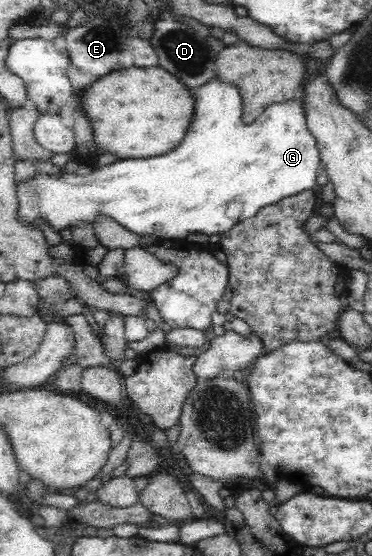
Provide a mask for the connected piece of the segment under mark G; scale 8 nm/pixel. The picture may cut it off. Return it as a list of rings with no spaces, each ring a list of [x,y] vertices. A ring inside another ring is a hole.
[[[214,77],[208,83],[203,84],[200,89],[196,89],[192,95],[194,95],[194,119],[190,121],[190,131],[182,137],[182,143],[174,151],[168,151],[168,155],[158,155],[158,157],[148,157],[148,159],[118,159],[118,161],[114,161],[114,163],[110,163],[106,167],[92,169],[86,175],[80,175],[77,171],[69,173],[66,169],[64,173],[52,176],[35,172],[32,178],[16,182],[16,195],[18,198],[17,216],[31,228],[38,228],[41,231],[42,225],[50,225],[54,232],[58,234],[67,228],[72,231],[73,228],[80,224],[94,227],[94,223],[100,217],[106,217],[116,221],[126,230],[136,234],[136,236],[152,236],[156,241],[172,240],[184,243],[187,235],[190,233],[204,233],[204,235],[209,236],[217,233],[223,234],[228,230],[232,230],[243,220],[254,217],[262,207],[278,203],[281,199],[286,199],[292,195],[298,195],[299,192],[312,190],[316,183],[321,160],[317,152],[317,140],[310,133],[309,127],[306,127],[304,92],[301,92],[293,100],[274,105],[273,110],[260,115],[252,124],[246,124],[242,119],[242,98],[234,84],[227,84],[225,81],[220,81]]]

